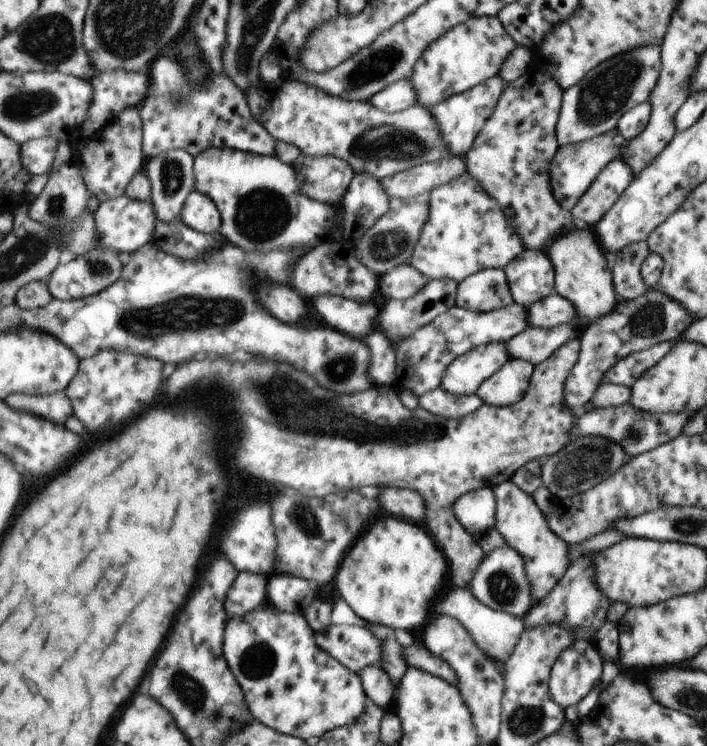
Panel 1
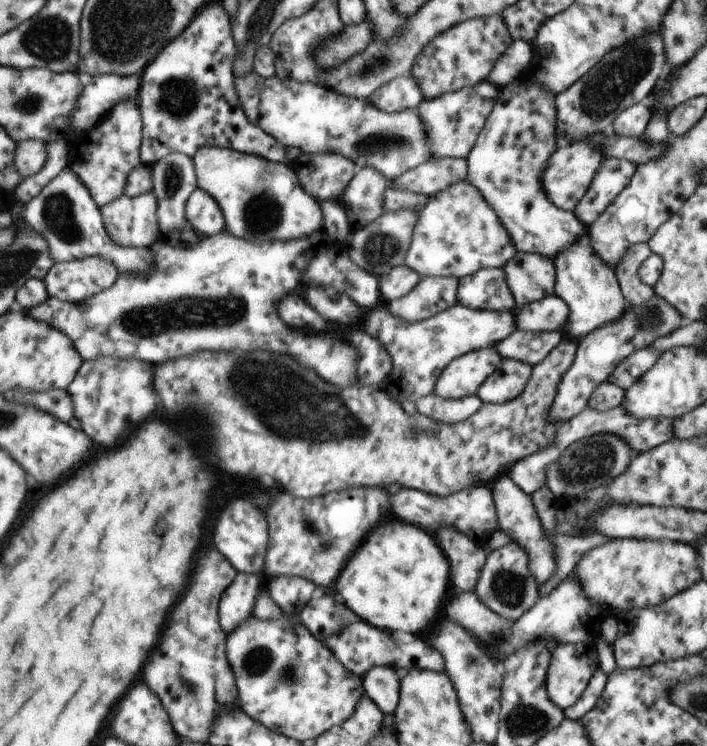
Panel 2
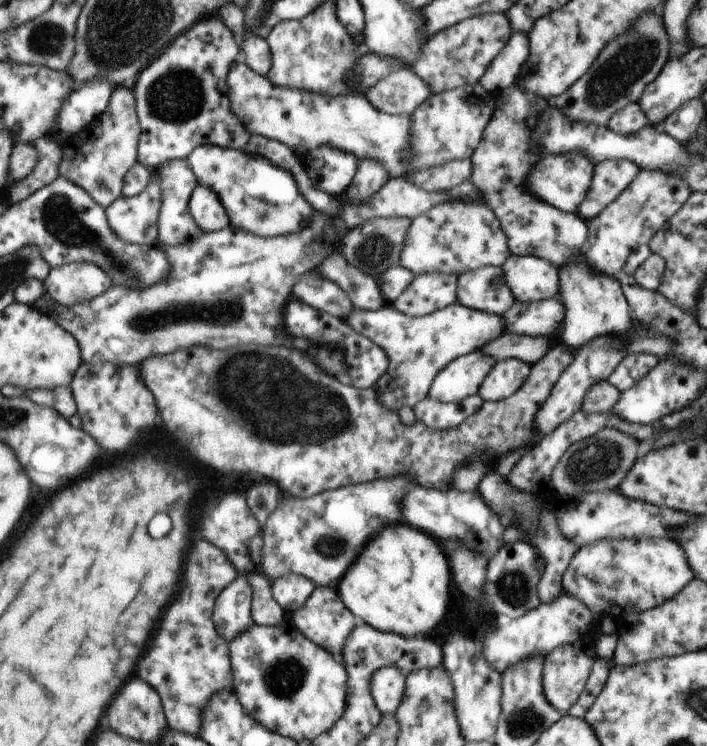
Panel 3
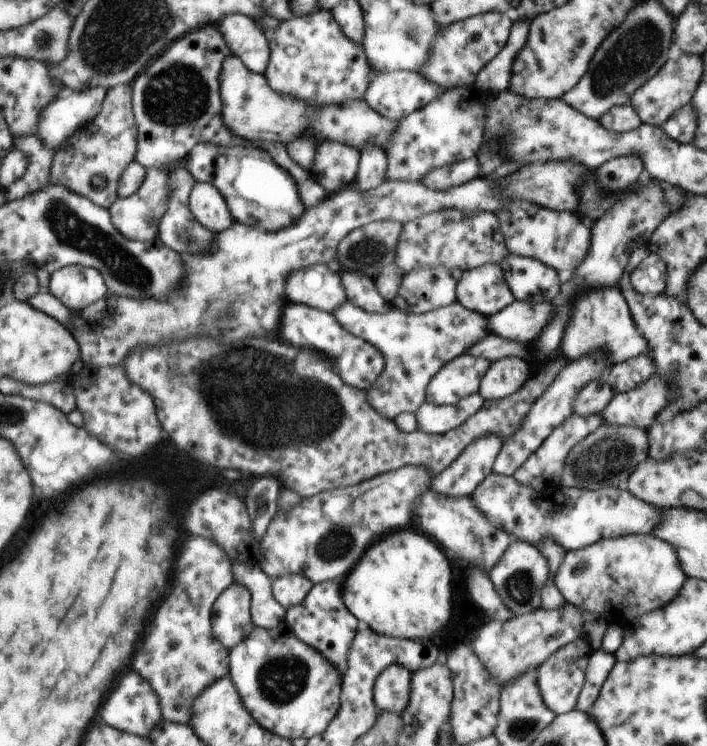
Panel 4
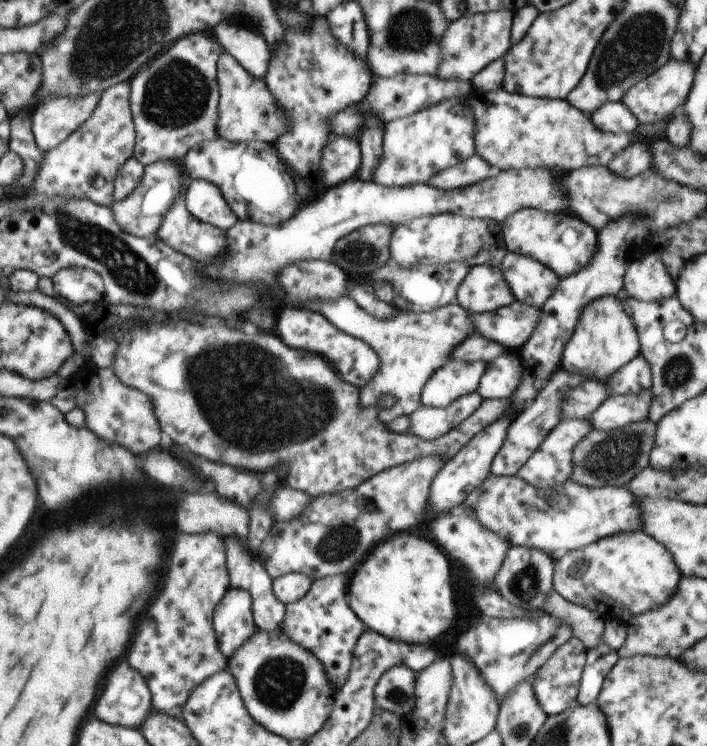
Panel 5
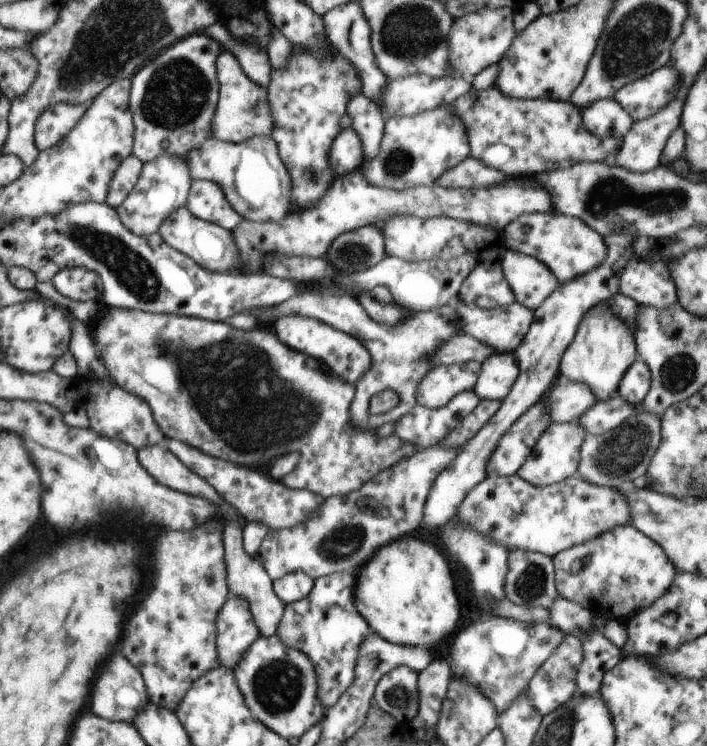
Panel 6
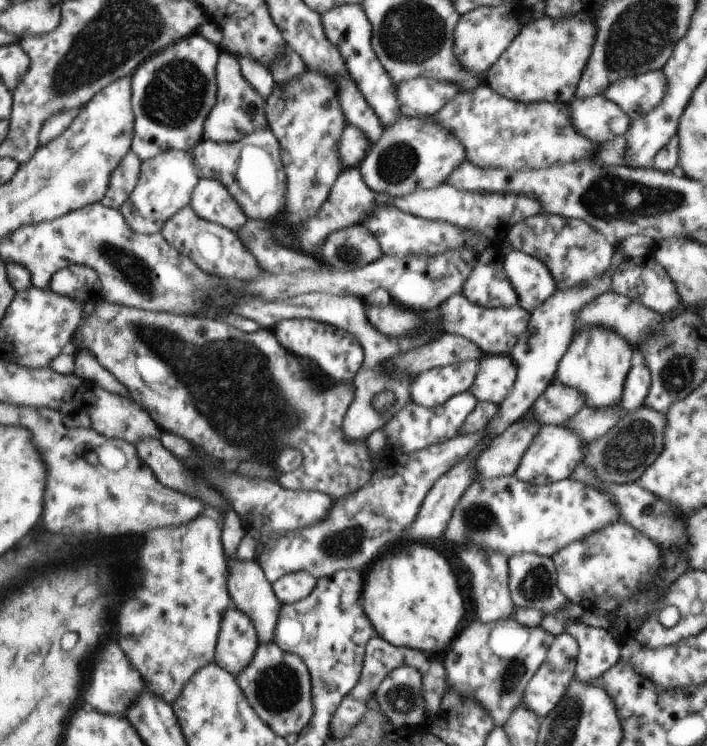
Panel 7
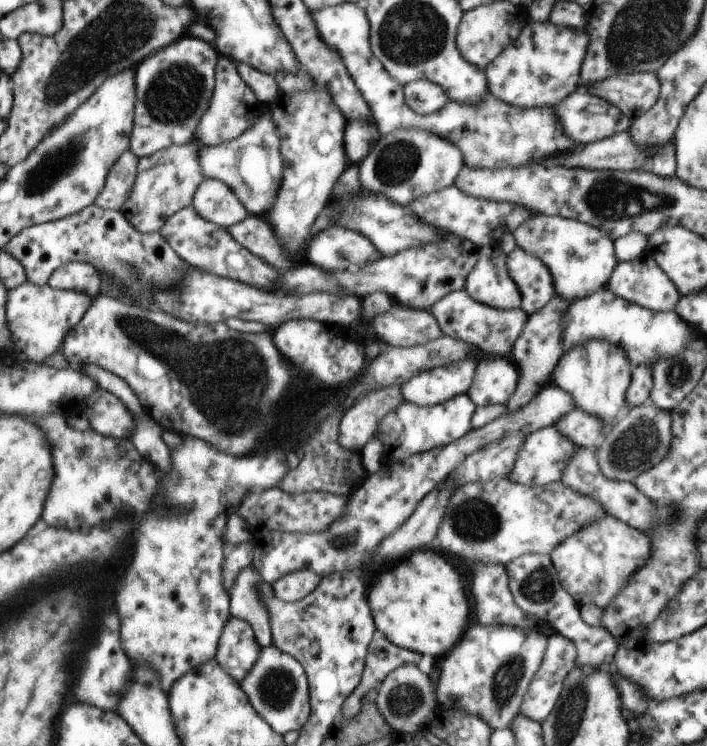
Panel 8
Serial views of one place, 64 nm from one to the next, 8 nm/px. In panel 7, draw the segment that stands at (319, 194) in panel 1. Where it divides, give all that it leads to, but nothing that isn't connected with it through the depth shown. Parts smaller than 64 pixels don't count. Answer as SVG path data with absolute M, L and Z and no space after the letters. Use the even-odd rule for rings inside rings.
M350 123L345 126L338 144L338 154L343 169L358 167L370 150L370 142L366 140L366 134Z

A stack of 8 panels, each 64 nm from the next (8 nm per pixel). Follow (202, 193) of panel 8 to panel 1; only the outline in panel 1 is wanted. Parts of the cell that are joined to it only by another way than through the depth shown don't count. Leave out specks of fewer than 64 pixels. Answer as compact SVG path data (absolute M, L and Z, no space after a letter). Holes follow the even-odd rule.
M193 190L186 197L180 220L186 226L204 234L219 232L222 224L220 211L216 208L214 201L197 190Z

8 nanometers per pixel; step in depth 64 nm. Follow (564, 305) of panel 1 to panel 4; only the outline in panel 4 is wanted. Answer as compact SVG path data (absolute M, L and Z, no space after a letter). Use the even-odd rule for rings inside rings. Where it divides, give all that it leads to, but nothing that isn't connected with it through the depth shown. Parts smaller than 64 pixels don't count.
M516 299L501 312L486 318L490 334L528 345L539 338L540 332L554 317L553 302L531 304Z

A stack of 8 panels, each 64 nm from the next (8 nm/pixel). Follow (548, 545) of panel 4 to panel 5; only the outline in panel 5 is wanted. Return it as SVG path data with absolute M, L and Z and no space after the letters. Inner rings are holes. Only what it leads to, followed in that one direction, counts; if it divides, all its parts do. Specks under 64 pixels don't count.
M554 590L542 608L546 613L569 625L573 637L578 638L586 649L597 646L602 641L606 619L596 612L565 600Z

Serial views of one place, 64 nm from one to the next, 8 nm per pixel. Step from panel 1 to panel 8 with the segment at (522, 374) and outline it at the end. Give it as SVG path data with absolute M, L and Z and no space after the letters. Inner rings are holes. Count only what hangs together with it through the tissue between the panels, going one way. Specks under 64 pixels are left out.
M484 356L477 361L472 386L467 390L476 408L510 400L518 384L516 364L508 357Z

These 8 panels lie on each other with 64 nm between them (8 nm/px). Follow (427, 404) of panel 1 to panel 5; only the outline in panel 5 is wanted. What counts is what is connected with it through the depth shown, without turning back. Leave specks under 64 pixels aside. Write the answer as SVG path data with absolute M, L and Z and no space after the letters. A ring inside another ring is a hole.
M475 391L459 397L446 407L421 405L407 417L409 428L406 433L424 441L437 440L468 419L482 402L483 399Z

